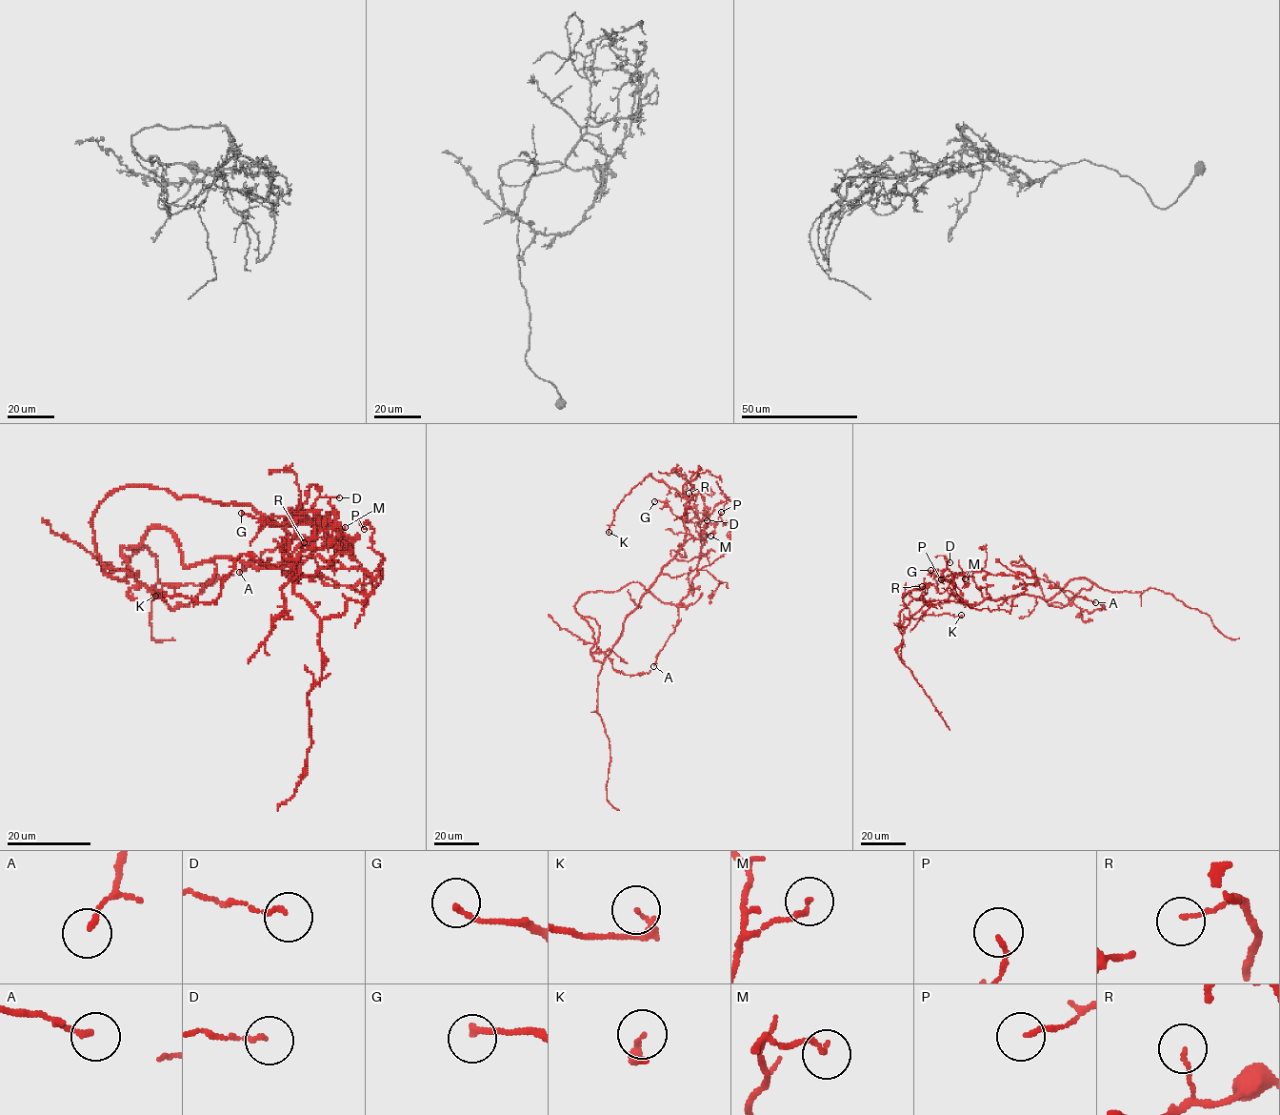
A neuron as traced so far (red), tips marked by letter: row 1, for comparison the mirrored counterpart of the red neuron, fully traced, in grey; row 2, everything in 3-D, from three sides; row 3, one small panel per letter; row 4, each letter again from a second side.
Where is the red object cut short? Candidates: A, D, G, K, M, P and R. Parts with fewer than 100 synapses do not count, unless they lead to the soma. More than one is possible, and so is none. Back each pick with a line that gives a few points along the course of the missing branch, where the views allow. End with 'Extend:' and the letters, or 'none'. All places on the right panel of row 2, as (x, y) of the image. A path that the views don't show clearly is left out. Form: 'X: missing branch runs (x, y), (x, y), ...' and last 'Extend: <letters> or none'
Extend: none

